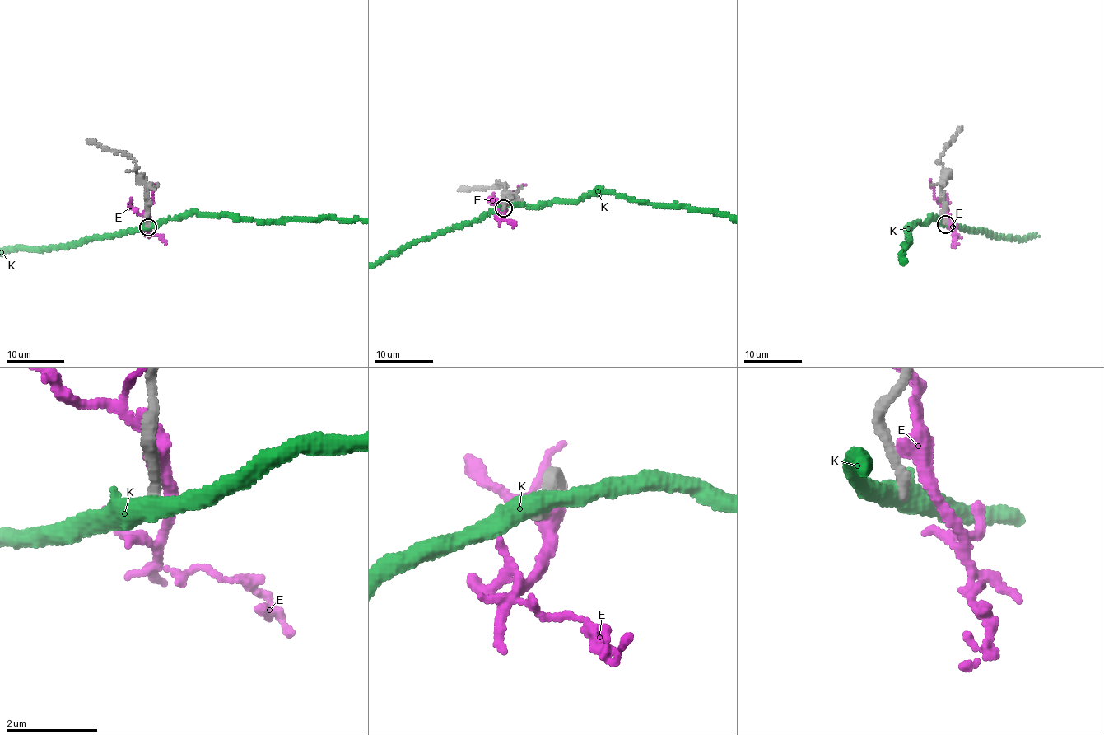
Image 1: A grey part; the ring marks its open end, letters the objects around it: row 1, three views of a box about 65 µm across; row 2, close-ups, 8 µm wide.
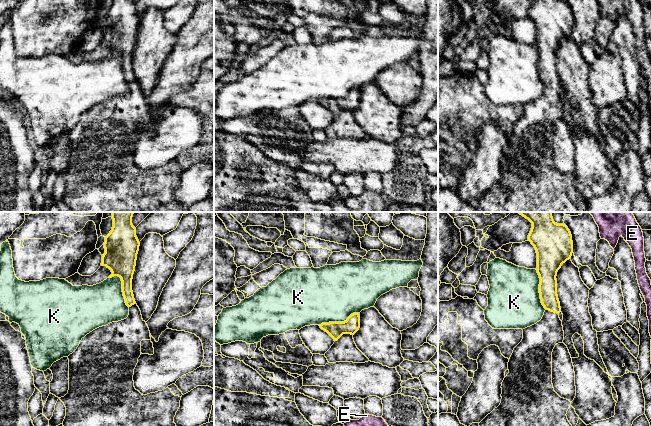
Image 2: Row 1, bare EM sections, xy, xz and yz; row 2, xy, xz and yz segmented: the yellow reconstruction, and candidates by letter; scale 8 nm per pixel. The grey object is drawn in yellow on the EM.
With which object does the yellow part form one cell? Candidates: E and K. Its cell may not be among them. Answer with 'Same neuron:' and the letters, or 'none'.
Same neuron: none

